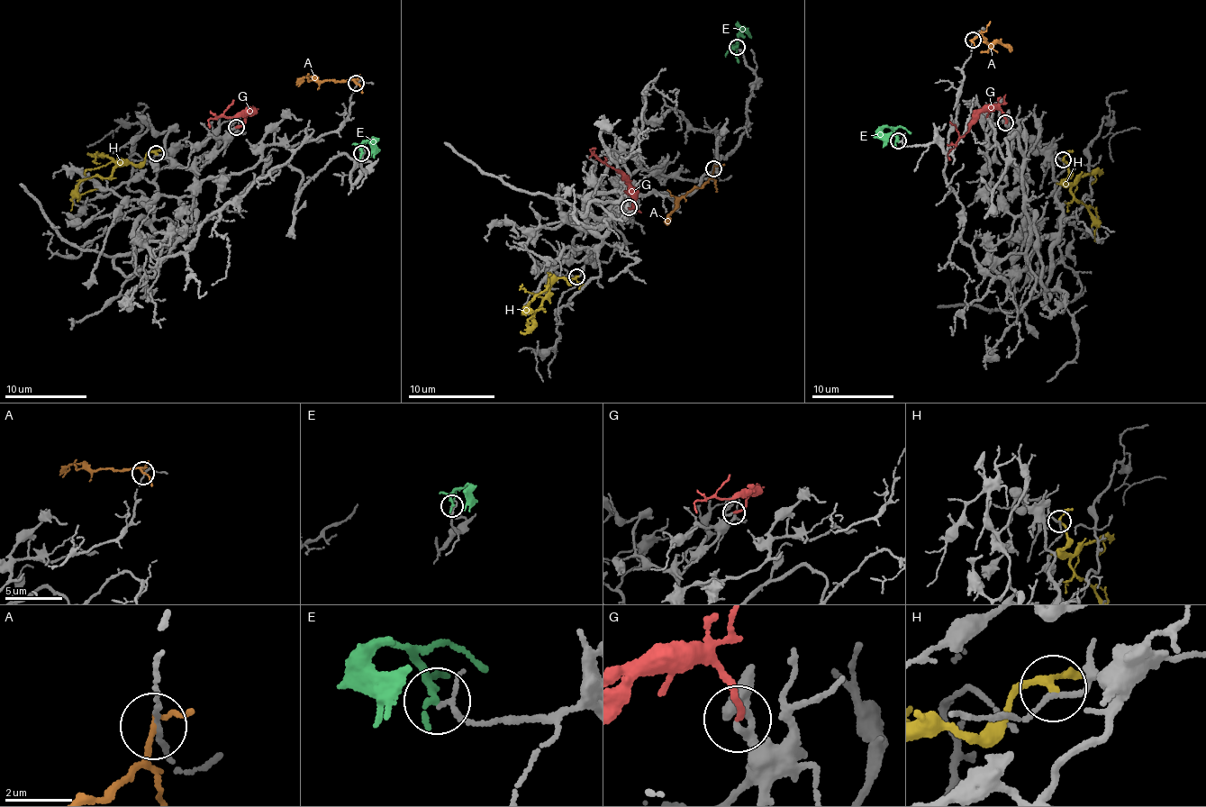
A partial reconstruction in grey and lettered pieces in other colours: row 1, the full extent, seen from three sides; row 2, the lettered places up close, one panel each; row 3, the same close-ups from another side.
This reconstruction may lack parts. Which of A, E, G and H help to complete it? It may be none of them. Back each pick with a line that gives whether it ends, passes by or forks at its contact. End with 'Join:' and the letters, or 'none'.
G: it ends
Join: G

